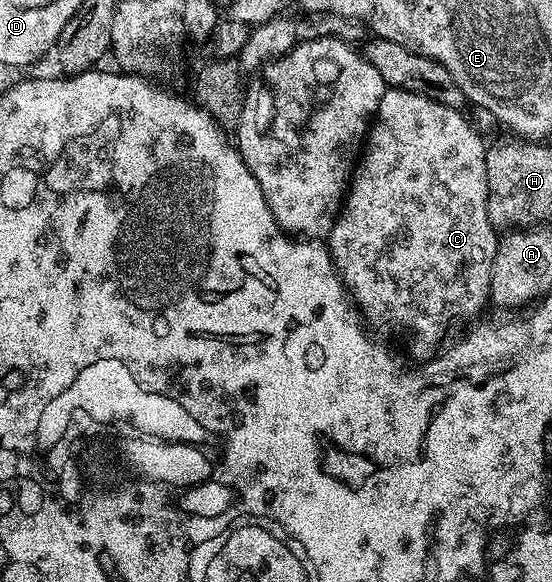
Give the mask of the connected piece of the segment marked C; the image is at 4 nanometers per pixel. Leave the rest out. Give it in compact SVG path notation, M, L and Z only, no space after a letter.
M386 89L384 96L379 100L379 108L354 165L349 179L349 188L345 191L345 200L341 203L341 212L337 215L337 223L333 225L333 230L327 239L329 254L333 257L337 273L341 275L341 283L349 291L354 306L370 323L373 321L381 326L389 326L392 322L401 322L402 328L409 333L409 350L417 360L428 360L438 353L442 345L441 337L445 334L445 325L452 318L474 317L473 319L476 319L481 305L490 301L491 264L495 260L499 234L490 224L487 216L487 164L485 163L487 142L473 131L472 124L464 118L465 116L462 111L447 108L427 96L419 96L415 92L406 90Z

